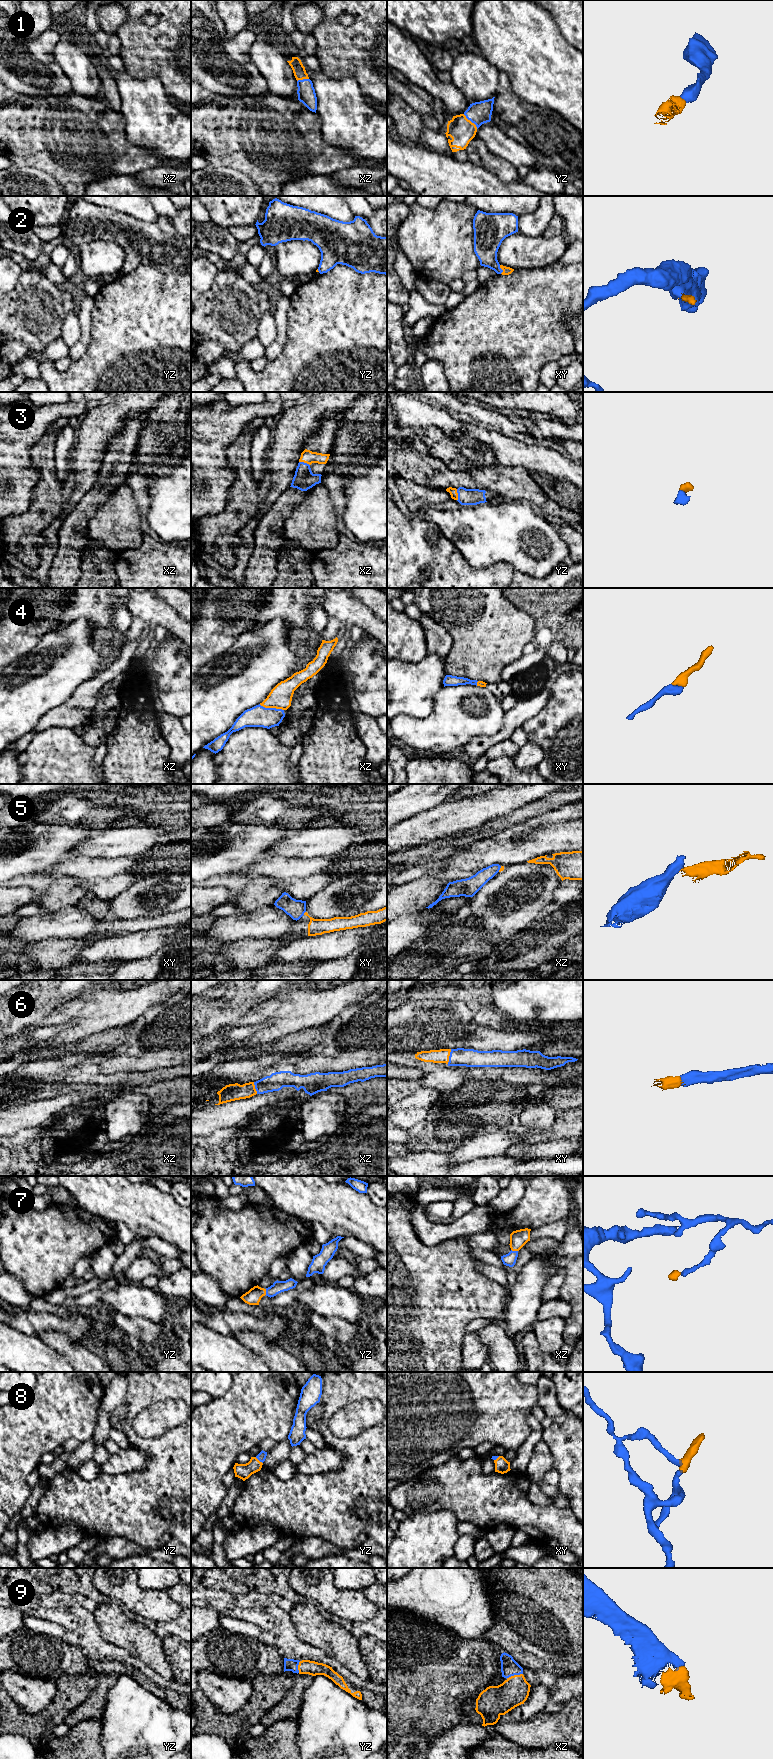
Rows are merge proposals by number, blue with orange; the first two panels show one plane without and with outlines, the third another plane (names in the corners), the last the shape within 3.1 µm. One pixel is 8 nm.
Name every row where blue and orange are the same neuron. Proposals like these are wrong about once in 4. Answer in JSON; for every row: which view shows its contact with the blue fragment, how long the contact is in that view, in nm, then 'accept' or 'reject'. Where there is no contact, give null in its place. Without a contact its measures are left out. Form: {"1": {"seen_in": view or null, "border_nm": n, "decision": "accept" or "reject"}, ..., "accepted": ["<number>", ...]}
{"1": {"seen_in": "yz", "border_nm": 170, "decision": "accept"}, "2": {"seen_in": "xy", "border_nm": 70, "decision": "accept"}, "3": {"seen_in": "yz", "border_nm": 100, "decision": "accept"}, "4": {"seen_in": "xz", "border_nm": 200, "decision": "accept"}, "5": {"seen_in": "xy", "border_nm": 40, "decision": "reject"}, "6": {"seen_in": "xy", "border_nm": 120, "decision": "accept"}, "7": {"seen_in": "xz", "border_nm": 60, "decision": "accept"}, "8": {"seen_in": "yz", "border_nm": 80, "decision": "accept"}, "9": {"seen_in": "xz", "border_nm": 140, "decision": "accept"}, "accepted": ["1", "2", "3", "4", "6", "7", "8", "9"]}

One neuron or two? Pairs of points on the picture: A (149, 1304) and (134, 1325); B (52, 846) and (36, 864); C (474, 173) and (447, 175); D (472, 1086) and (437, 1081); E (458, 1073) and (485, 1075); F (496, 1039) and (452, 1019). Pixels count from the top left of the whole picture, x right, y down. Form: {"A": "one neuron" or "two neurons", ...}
{"A": "two neurons", "B": "one neuron", "C": "one neuron", "D": "two neurons", "E": "two neurons", "F": "two neurons"}

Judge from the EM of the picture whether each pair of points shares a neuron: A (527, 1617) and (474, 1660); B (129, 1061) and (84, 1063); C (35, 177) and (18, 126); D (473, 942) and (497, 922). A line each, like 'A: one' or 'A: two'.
A: two
B: two
C: two
D: two

